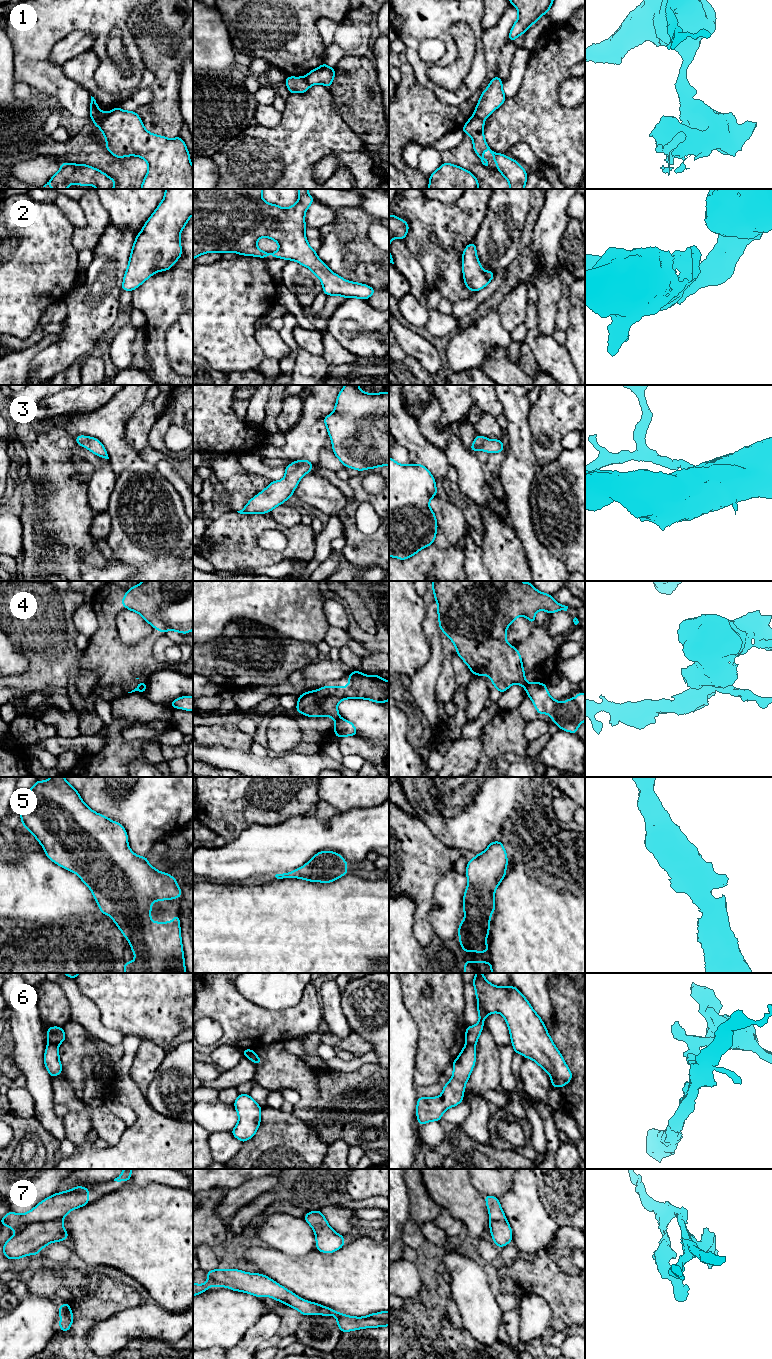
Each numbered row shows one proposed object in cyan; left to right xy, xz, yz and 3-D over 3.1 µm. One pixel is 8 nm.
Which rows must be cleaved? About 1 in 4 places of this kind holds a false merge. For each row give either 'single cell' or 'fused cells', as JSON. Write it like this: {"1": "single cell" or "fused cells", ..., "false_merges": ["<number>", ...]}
{"1": "fused cells", "2": "single cell", "3": "single cell", "4": "fused cells", "5": "single cell", "6": "fused cells", "7": "single cell", "false_merges": ["1", "4", "6"]}

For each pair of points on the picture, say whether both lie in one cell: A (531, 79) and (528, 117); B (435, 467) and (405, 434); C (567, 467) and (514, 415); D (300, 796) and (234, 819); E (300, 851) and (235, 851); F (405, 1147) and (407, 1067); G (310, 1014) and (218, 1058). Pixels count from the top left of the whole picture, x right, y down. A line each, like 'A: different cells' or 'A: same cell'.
A: same cell
B: same cell
C: different cells
D: same cell
E: same cell
F: same cell
G: different cells

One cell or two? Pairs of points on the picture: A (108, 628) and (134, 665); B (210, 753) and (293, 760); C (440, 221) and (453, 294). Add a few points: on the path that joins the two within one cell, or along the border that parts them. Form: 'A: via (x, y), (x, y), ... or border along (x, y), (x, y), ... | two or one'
A: via (108, 637), (125, 656) | one
B: via (231, 759), (250, 765), (272, 765) | one
C: via (440, 239), (449, 251), (449, 276) | one

